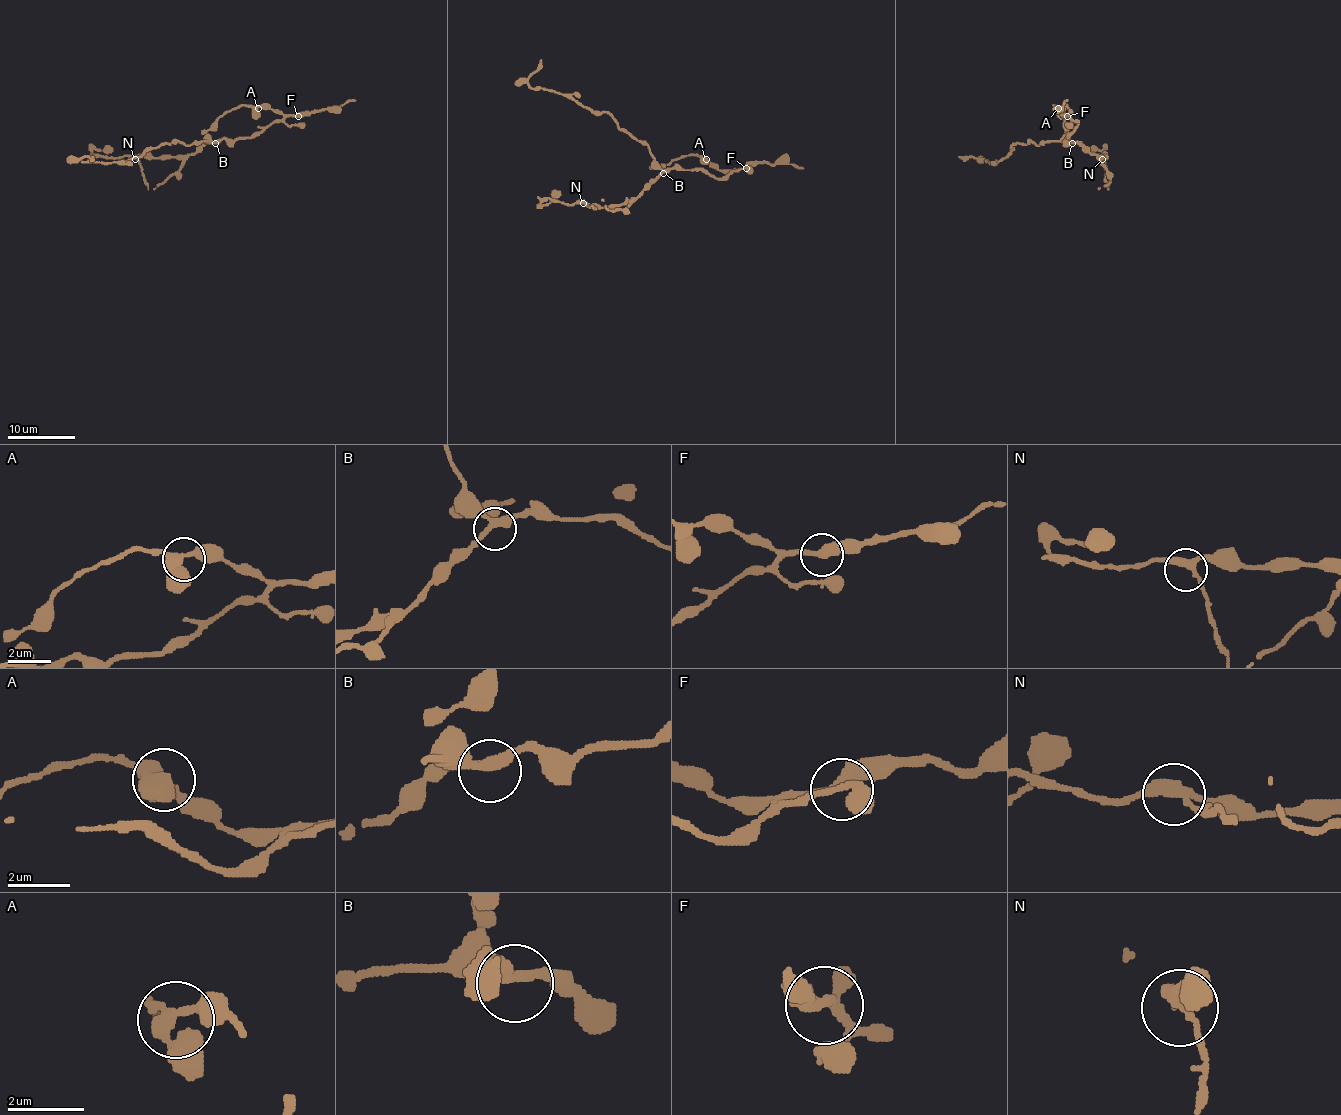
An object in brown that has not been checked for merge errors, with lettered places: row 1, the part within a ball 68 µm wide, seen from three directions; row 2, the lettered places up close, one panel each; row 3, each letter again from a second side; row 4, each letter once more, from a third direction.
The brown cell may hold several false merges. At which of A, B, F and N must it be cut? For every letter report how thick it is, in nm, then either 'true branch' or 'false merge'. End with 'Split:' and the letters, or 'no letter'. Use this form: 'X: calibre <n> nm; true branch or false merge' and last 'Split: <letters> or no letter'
A: calibre 300 nm; true branch
B: calibre 280 nm; true branch
F: calibre 360 nm; true branch
N: calibre 300 nm; true branch
Split: no letter

